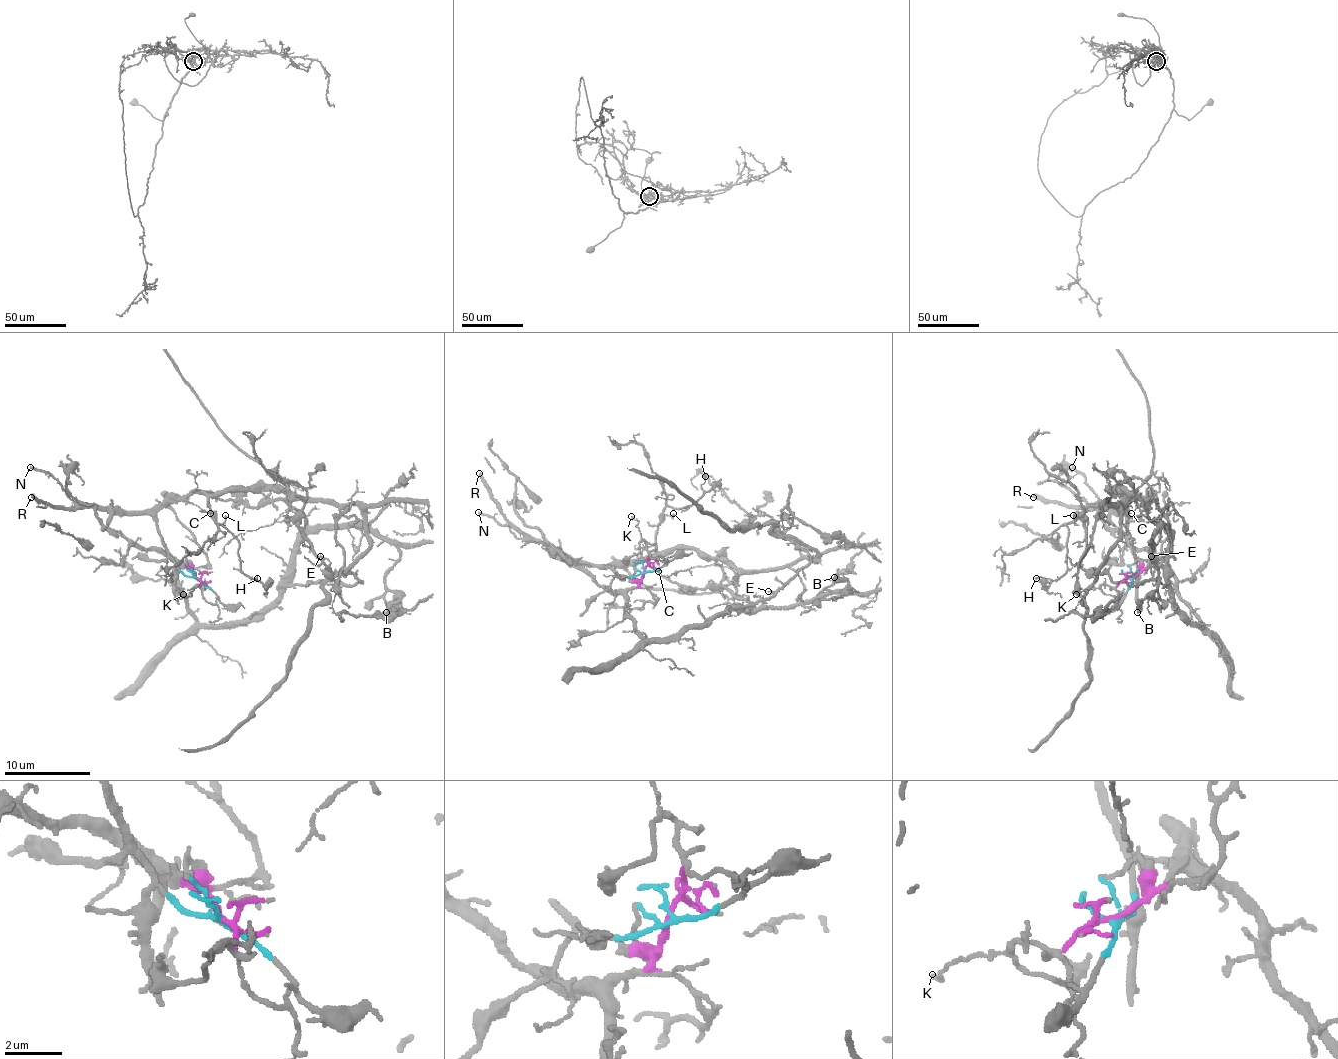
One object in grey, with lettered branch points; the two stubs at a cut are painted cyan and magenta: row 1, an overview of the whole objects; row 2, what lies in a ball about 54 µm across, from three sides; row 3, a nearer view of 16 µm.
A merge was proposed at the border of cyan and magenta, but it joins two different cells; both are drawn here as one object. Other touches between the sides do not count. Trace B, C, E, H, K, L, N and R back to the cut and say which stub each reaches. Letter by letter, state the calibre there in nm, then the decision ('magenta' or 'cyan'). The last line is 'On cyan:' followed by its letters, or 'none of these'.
B: 360 nm | magenta
C: 110 nm | cyan
E: 110 nm | magenta
H: 130 nm | cyan
K: 110 nm | magenta
L: 100 nm | cyan
N: 200 nm | cyan
R: 320 nm | cyan
On cyan: C, H, L, N, R

